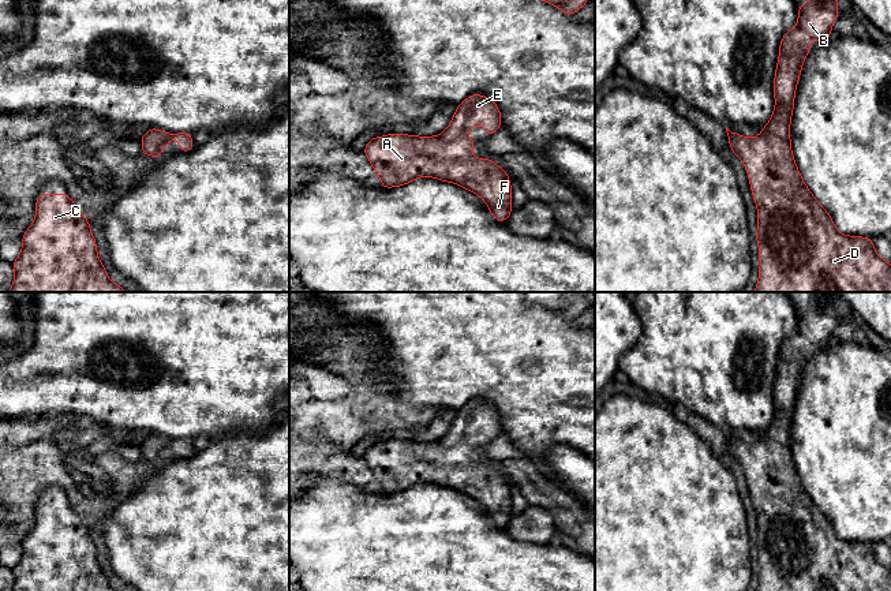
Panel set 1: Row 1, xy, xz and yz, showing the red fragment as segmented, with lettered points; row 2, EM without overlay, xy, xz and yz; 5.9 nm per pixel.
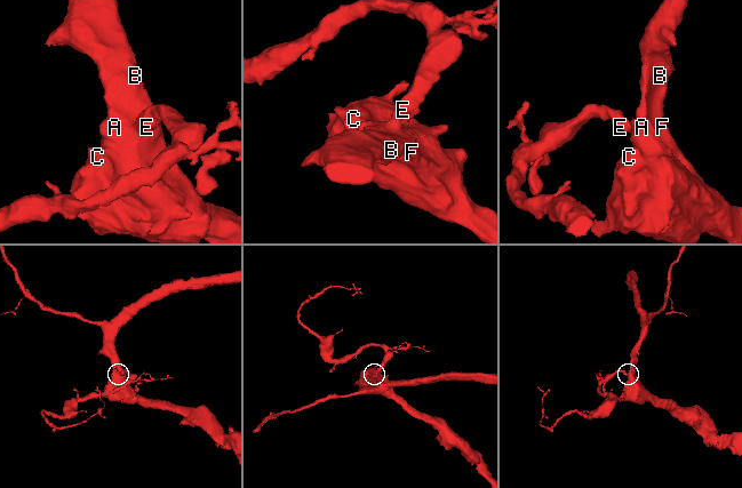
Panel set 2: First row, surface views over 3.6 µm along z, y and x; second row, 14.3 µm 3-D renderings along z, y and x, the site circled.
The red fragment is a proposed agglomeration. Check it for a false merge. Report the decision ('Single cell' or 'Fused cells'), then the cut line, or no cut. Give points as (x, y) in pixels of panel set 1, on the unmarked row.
Single cell. No split

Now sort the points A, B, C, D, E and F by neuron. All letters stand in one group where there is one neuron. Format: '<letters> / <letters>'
A B C D E F

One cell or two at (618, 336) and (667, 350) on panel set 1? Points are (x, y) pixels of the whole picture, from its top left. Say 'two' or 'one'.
two

